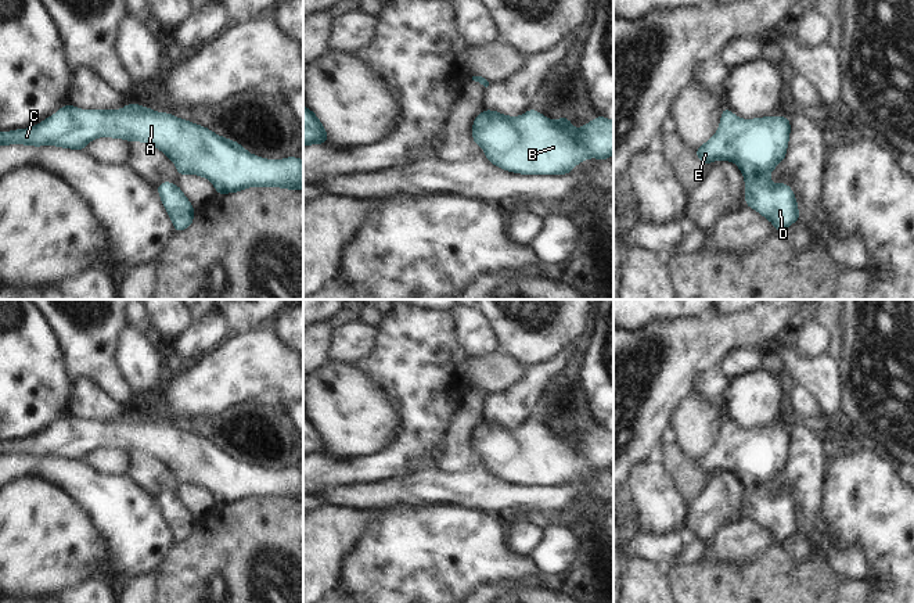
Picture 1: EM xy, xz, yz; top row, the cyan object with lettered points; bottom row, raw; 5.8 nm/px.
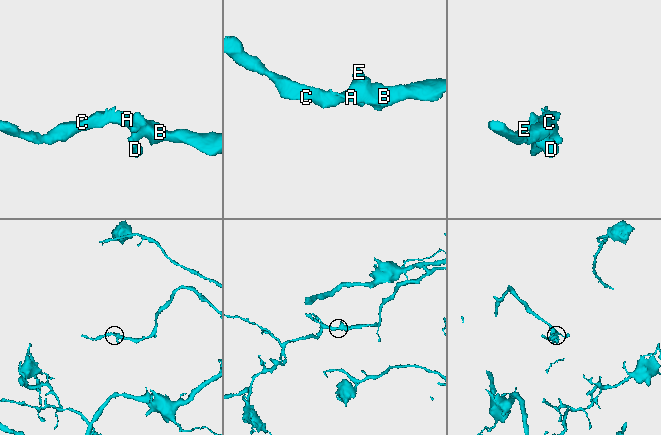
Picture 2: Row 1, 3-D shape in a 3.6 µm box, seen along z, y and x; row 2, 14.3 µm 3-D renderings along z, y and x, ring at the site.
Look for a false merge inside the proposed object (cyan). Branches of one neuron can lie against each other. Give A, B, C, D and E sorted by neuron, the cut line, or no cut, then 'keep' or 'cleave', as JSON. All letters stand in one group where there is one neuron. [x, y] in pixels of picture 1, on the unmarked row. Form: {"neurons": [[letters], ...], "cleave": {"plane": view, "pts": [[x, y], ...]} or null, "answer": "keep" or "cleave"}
{"neurons": [["A", "B", "C", "D", "E"]], "cleave": null, "answer": "keep"}

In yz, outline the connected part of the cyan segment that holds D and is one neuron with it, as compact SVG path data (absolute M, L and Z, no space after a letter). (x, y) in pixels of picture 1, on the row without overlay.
M724 417L716 444L694 460L698 470L706 475L717 470L737 474L745 491L745 516L770 531L778 545L782 545L794 532L800 531L796 507L791 496L781 492L773 495L769 488L778 473L785 473L789 445L791 431L788 427L767 426L742 430Z

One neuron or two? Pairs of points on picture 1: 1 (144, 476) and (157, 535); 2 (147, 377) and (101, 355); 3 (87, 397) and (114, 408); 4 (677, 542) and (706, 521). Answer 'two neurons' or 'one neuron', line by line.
1: two neurons
2: two neurons
3: one neuron
4: two neurons

